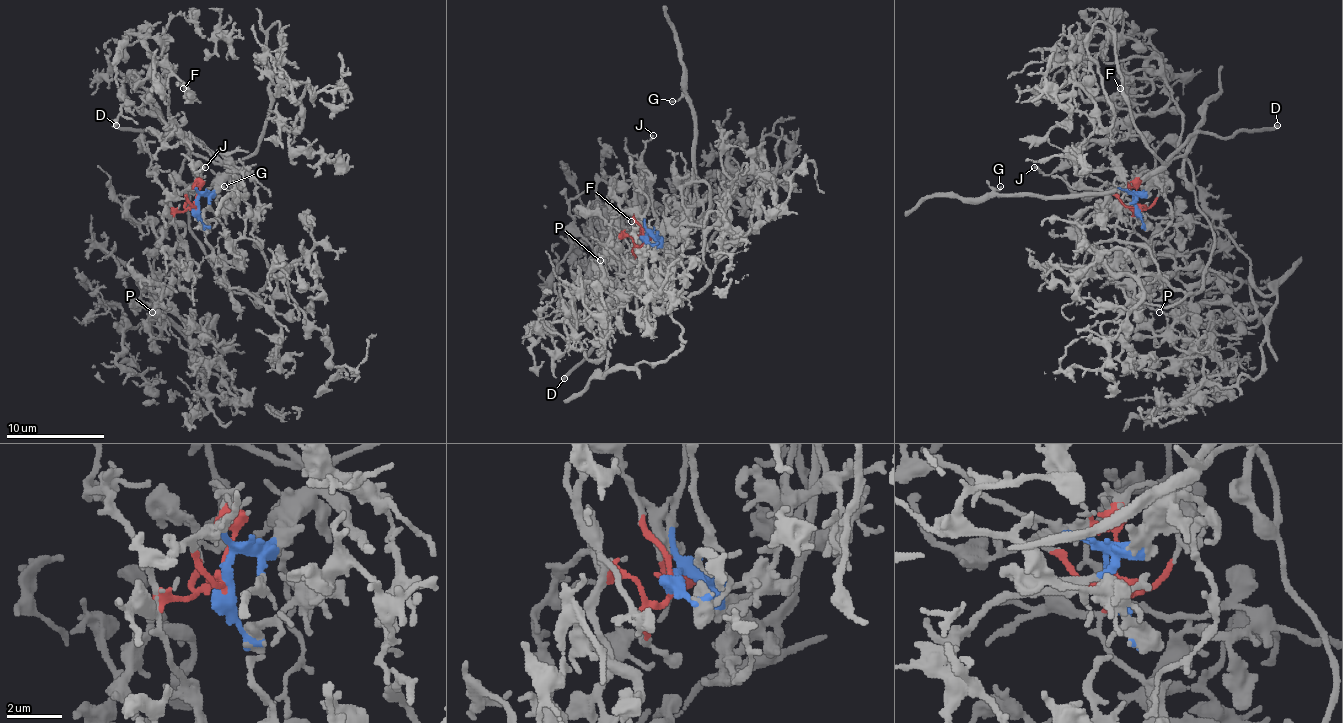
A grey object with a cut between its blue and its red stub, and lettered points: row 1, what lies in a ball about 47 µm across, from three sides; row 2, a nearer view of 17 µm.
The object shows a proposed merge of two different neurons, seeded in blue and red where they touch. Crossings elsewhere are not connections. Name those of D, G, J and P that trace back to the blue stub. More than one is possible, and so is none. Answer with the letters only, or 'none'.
D, G, J

